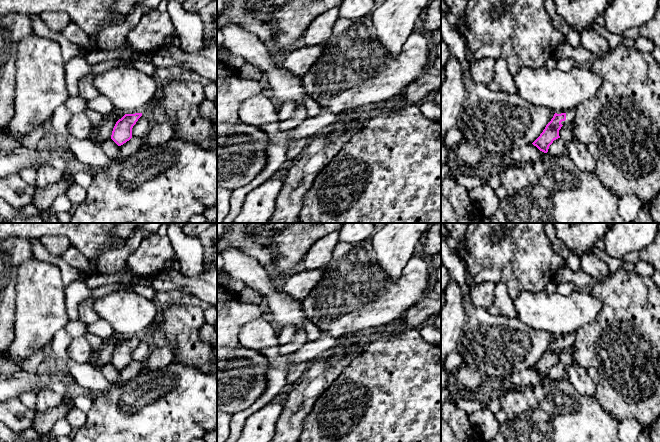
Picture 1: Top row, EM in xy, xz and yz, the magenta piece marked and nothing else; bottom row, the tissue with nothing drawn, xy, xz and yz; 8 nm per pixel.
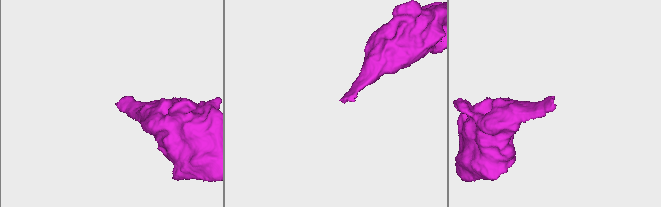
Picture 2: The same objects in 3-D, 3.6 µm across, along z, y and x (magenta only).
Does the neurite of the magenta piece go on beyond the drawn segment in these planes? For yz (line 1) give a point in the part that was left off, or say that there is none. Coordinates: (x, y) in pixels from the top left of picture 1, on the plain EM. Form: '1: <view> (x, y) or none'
1: yz (570, 339)

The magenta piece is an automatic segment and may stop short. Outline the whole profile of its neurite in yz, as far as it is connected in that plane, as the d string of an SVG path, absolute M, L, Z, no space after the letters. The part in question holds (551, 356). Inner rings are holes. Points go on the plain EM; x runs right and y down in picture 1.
M575 334L566 337L555 337L551 345L546 349L540 360L532 367L540 375L547 377L554 364L560 362L559 354L563 349L571 351L575 342Z

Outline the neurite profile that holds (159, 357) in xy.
M154 347L146 359L144 370L157 370L173 361L173 350L170 347Z

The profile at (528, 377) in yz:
M527 368L504 377L499 383L503 388L523 389L527 386L536 386L548 378L540 375L533 368Z

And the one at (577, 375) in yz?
M573 361L565 365L566 378L575 390L588 397L596 397L597 383L588 375L587 368L584 368Z

